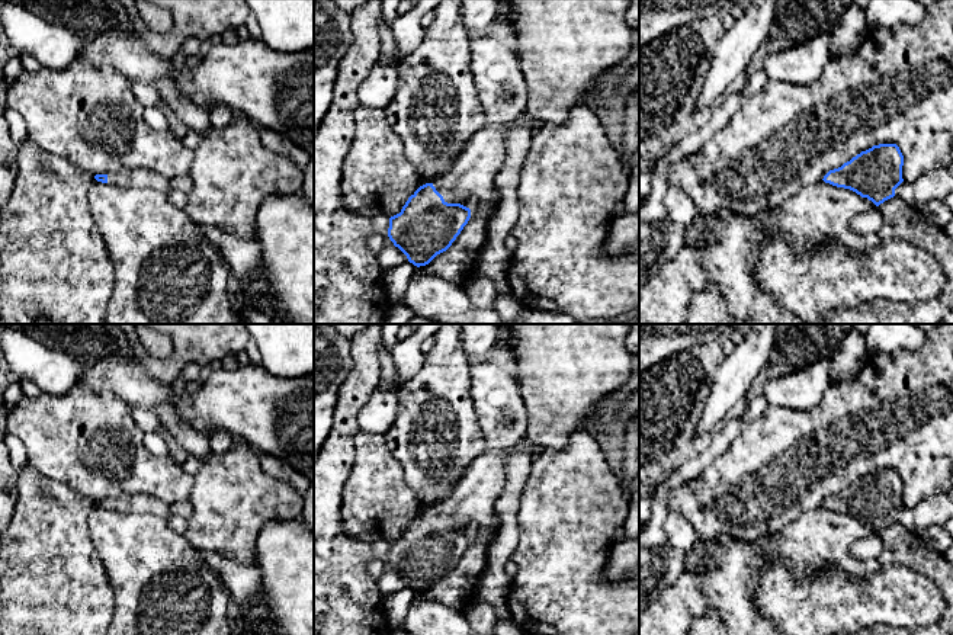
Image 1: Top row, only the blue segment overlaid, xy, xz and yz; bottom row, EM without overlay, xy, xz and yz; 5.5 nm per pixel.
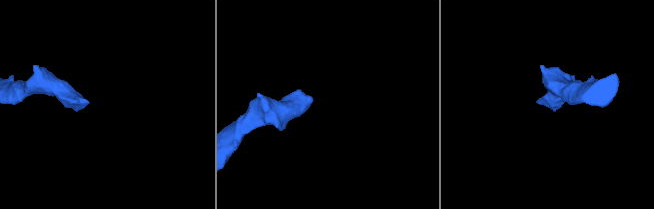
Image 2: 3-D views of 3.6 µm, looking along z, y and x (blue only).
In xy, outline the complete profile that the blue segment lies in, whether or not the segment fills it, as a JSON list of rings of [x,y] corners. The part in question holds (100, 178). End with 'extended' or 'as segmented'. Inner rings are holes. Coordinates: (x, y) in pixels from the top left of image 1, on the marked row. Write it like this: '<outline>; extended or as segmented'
[[[145,169],[123,170],[119,173],[96,174],[94,179],[102,183],[118,185],[122,187],[154,189],[166,196],[173,189],[170,179]]]; extended

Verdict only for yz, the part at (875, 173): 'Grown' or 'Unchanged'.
Unchanged

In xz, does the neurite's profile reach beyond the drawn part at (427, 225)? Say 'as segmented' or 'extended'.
extended

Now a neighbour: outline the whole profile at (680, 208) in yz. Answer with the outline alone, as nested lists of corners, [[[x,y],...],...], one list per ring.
[[[668,187],[664,195],[664,206],[670,219],[689,225],[697,215],[696,205],[687,193],[678,187]]]

